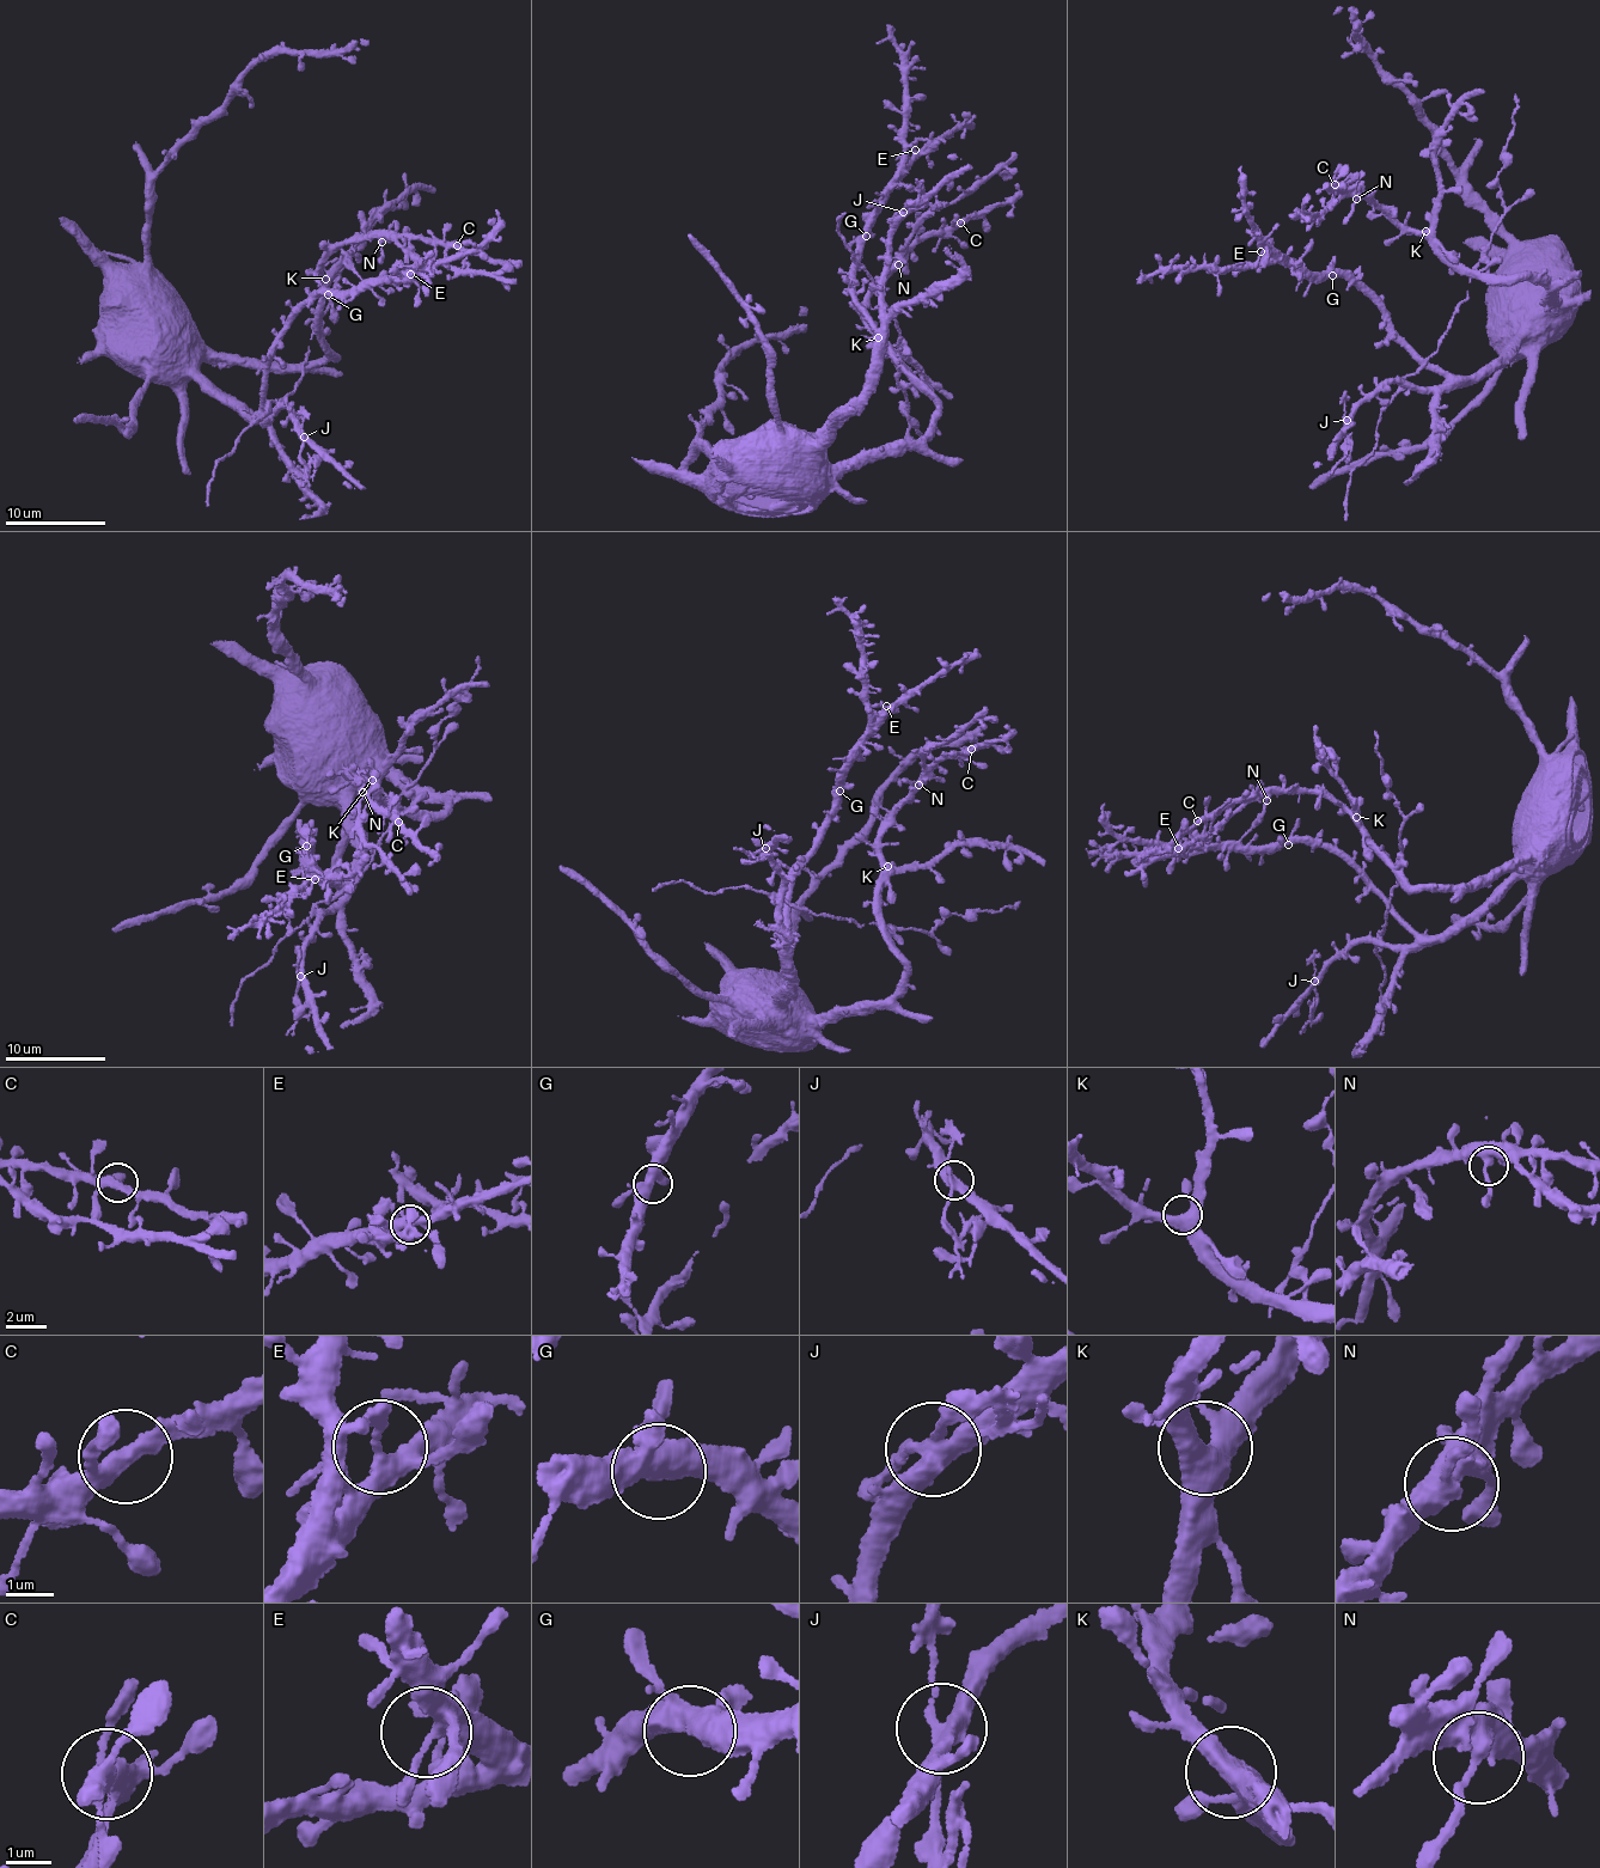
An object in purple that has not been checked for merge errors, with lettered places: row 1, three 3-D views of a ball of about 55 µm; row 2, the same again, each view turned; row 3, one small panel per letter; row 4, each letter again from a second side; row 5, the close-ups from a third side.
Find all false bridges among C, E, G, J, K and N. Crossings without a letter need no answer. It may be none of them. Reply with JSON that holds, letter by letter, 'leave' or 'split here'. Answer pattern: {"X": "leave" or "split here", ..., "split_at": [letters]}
{"C": "leave", "E": "leave", "G": "leave", "J": "split here", "K": "leave", "N": "leave", "split_at": ["J"]}

